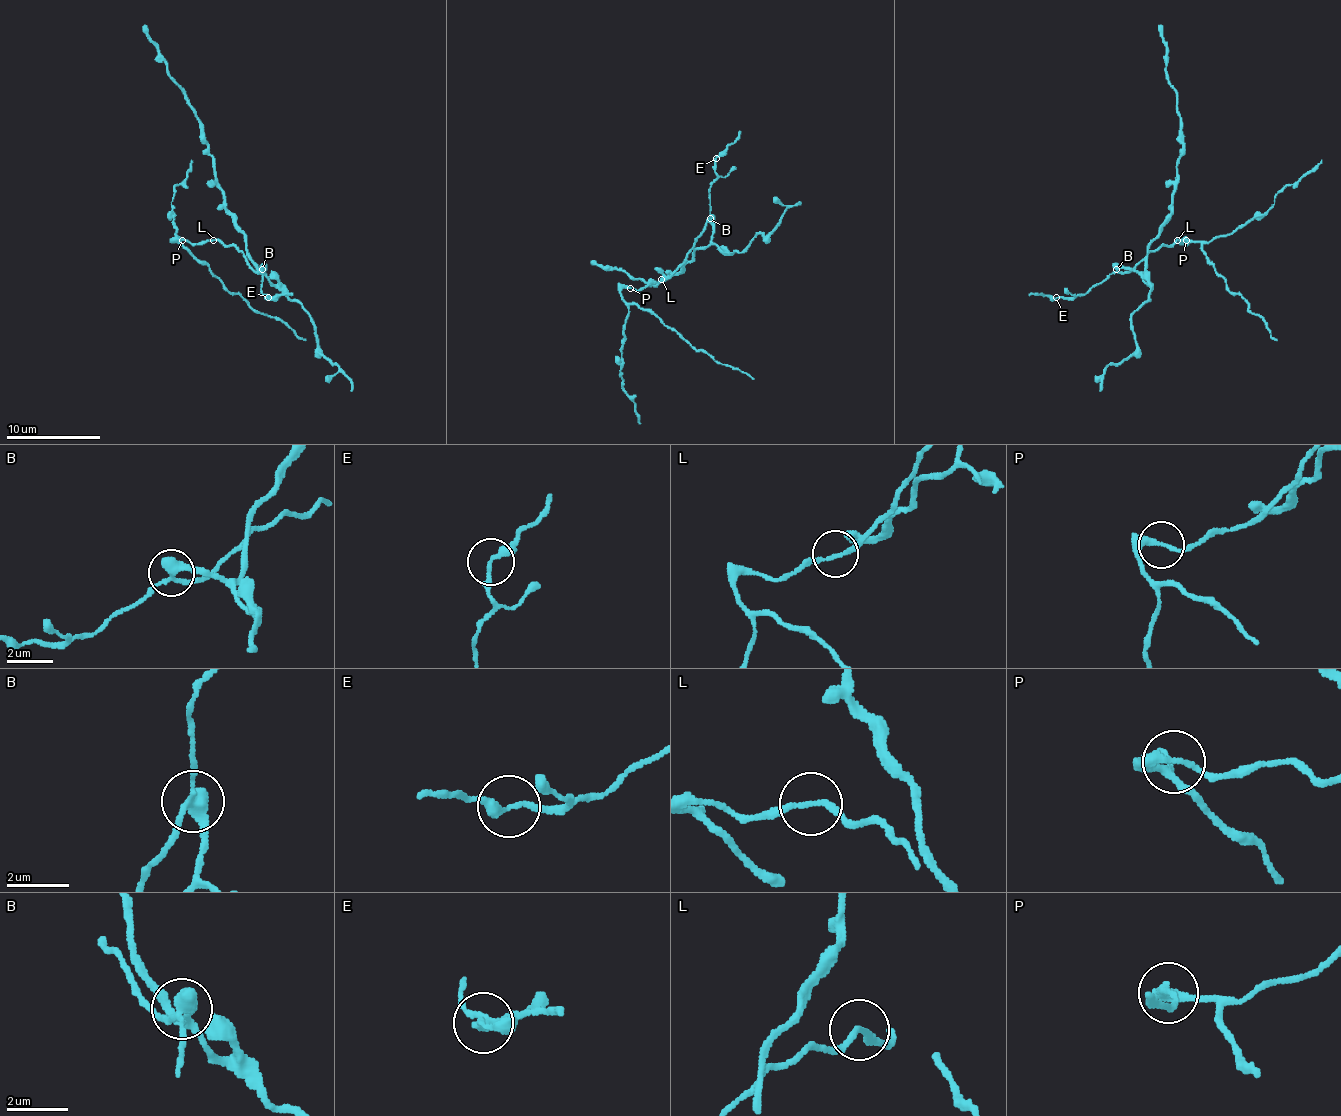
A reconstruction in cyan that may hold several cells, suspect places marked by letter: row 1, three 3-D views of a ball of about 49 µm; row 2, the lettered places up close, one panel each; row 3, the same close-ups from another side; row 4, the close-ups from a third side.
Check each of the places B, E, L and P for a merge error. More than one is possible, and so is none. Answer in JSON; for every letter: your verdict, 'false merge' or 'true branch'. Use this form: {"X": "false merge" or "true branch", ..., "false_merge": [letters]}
{"B": "false merge", "E": "true branch", "L": "true branch", "P": "false merge", "false_merge": ["B", "P"]}

